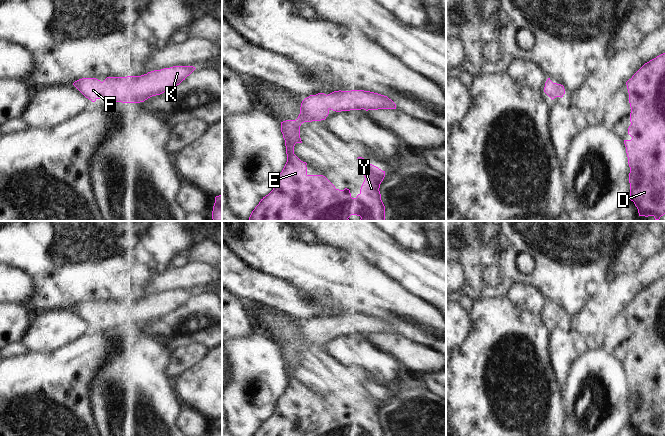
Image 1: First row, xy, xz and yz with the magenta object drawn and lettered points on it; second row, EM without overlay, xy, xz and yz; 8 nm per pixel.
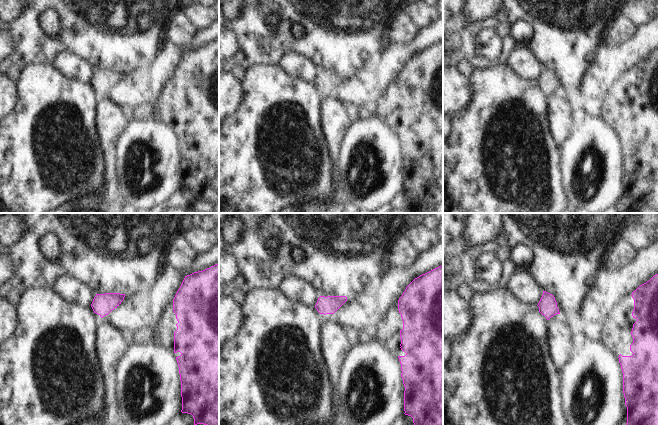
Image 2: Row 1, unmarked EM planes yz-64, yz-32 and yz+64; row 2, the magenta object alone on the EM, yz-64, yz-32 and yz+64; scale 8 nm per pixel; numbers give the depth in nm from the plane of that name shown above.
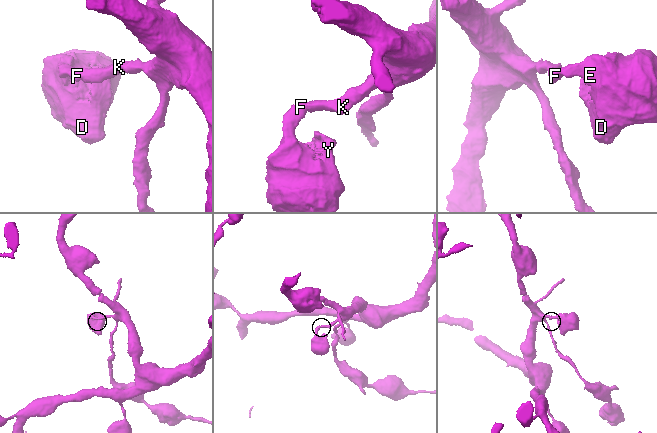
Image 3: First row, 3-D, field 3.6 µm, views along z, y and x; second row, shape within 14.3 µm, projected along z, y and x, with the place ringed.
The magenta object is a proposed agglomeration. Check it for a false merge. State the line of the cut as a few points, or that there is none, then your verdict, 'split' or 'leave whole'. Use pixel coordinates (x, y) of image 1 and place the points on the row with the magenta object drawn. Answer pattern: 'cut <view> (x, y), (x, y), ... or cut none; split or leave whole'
cut none; leave whole

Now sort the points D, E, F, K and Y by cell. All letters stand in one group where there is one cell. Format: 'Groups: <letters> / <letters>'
Groups: D E F K Y

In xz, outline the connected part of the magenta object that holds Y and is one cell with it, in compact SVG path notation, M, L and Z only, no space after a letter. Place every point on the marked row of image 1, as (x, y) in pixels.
M364 90L334 91L328 95L318 93L305 98L296 120L281 122L281 132L285 140L287 162L278 175L273 190L263 197L252 211L248 221L351 221L351 215L360 216L359 221L385 221L385 206L381 200L380 184L385 177L385 171L370 164L366 159L358 157L359 168L363 171L365 180L356 198L351 197L350 190L336 189L323 175L308 175L307 163L294 154L296 143L302 143L300 126L304 122L325 120L329 110L336 112L350 110L396 109L396 104L387 96Z

